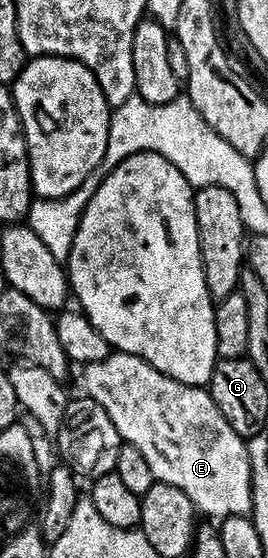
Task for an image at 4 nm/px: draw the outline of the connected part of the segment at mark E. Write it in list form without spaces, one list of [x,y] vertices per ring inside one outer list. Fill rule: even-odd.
[[[112,352],[104,360],[85,365],[82,372],[84,386],[88,389],[85,390],[87,397],[102,404],[102,408],[106,408],[106,416],[114,420],[114,428],[118,428],[121,439],[134,444],[134,448],[138,448],[138,452],[146,456],[150,472],[154,472],[156,481],[182,488],[182,492],[190,496],[197,511],[201,515],[209,514],[212,520],[251,515],[252,481],[248,443],[238,436],[238,432],[234,432],[234,428],[230,428],[230,424],[226,424],[226,416],[218,412],[218,404],[214,404],[205,387],[182,384],[158,372],[158,368],[154,368],[146,360],[123,352]]]

